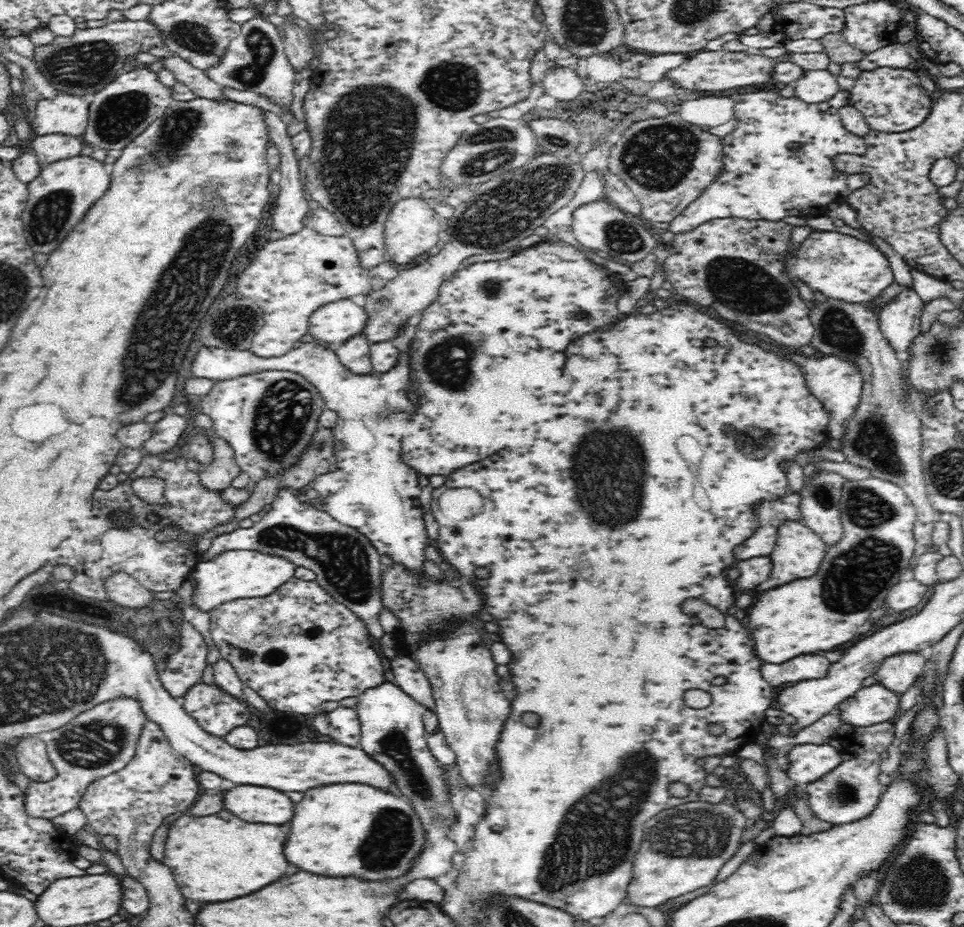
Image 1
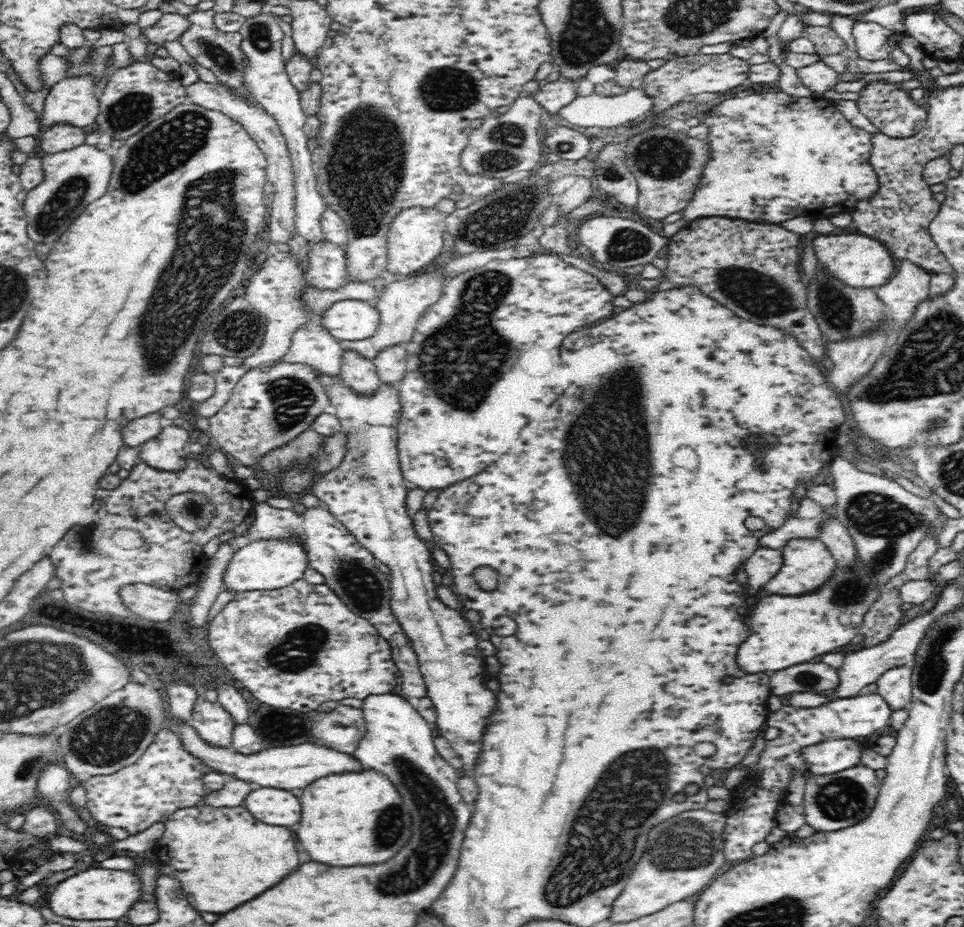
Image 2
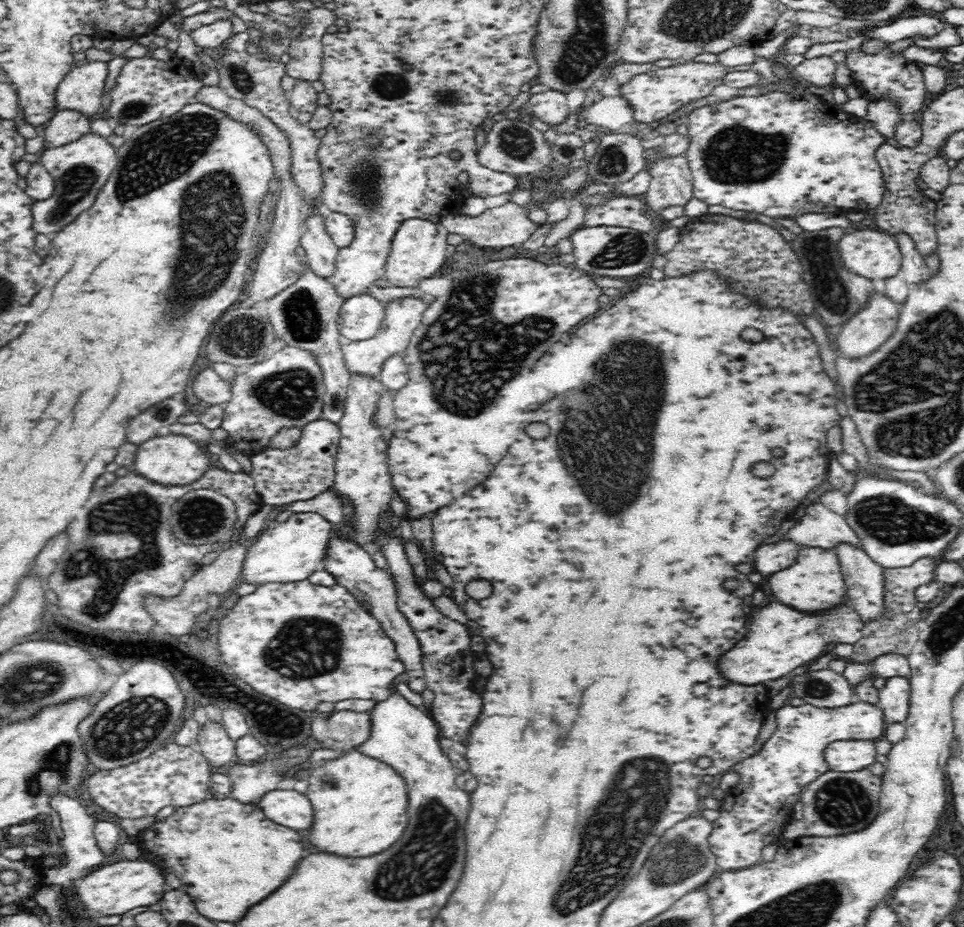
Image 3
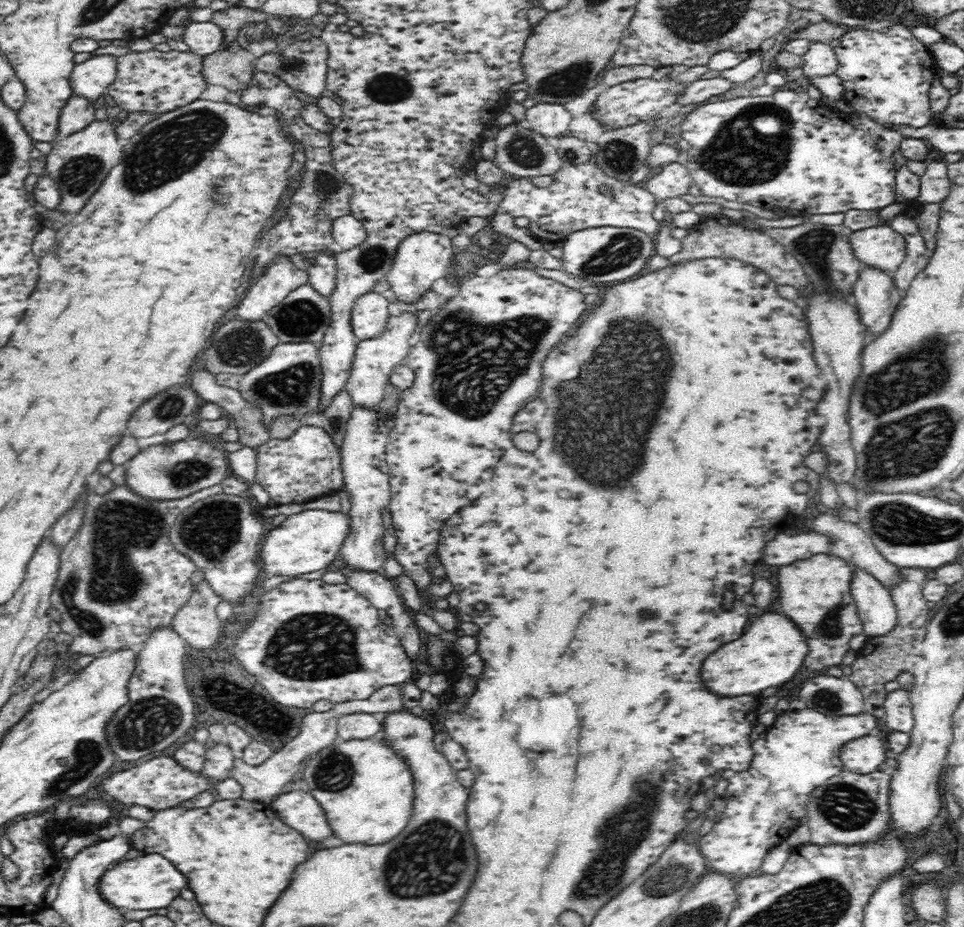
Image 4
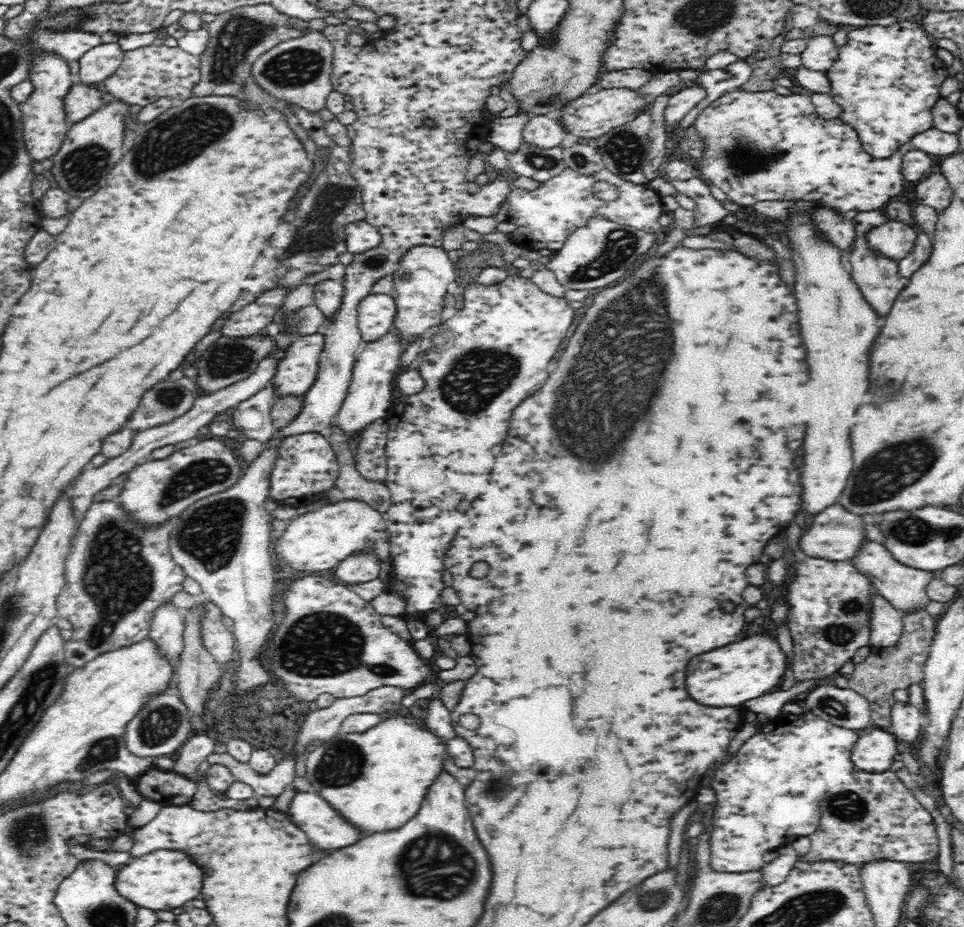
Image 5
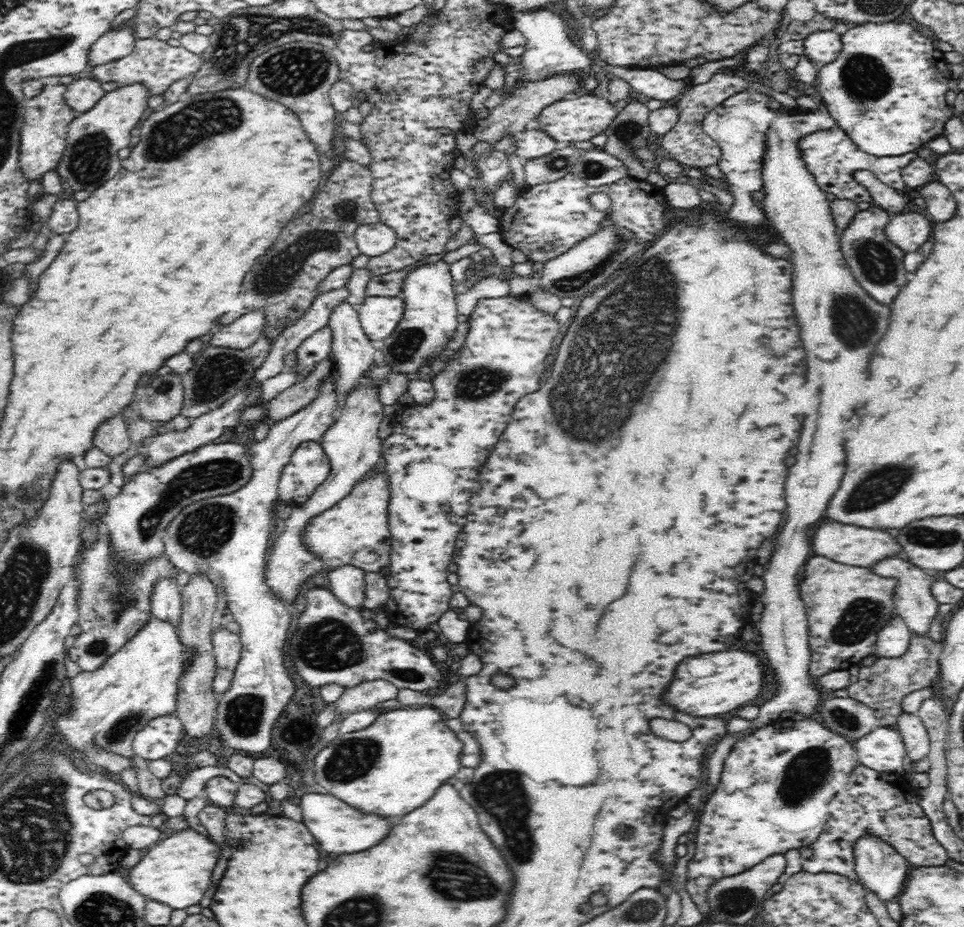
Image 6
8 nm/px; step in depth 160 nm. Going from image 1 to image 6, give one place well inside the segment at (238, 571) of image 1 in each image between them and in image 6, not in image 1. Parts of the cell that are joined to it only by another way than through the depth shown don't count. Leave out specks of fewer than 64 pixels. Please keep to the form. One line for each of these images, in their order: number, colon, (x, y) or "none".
2: (266, 565)
3: (288, 552)
4: (305, 542)
5: (318, 540)
6: (355, 531)

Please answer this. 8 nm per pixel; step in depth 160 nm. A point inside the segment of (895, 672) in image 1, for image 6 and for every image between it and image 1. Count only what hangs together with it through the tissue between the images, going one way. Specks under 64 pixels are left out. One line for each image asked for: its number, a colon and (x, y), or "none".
2: (895, 686)
3: (894, 697)
4: (898, 714)
5: (906, 722)
6: (914, 734)

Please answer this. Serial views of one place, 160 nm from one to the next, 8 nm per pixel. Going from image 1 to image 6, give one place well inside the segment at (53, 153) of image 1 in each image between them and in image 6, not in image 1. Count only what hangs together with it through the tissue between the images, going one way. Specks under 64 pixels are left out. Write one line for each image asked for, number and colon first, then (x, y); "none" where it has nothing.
2: (61, 138)
3: (65, 126)
4: (78, 113)
5: (82, 100)
6: (81, 95)

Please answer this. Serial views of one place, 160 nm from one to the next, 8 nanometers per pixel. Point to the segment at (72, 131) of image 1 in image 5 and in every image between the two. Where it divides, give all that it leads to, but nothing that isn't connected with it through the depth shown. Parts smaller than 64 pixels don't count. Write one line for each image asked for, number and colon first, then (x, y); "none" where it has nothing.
2: (71, 101)
3: (81, 90)
4: (90, 79)
5: (99, 63)

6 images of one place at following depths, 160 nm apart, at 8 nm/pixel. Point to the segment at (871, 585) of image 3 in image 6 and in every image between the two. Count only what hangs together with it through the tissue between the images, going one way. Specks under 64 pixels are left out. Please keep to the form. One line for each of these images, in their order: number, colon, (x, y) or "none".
4: (875, 606)
5: (886, 622)
6: (892, 639)

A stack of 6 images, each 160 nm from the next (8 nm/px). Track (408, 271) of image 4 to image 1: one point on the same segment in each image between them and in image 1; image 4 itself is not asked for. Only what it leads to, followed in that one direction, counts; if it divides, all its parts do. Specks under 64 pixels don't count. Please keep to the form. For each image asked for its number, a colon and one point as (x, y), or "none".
1: (412, 227)
2: (415, 237)
3: (418, 250)

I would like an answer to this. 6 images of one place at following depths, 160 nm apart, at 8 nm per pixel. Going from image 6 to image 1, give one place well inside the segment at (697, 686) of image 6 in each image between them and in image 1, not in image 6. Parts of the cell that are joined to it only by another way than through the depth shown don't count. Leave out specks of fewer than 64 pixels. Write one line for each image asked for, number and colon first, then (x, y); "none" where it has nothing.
1: (877, 546)
2: (887, 523)
3: (780, 638)
4: (773, 648)
5: (728, 676)

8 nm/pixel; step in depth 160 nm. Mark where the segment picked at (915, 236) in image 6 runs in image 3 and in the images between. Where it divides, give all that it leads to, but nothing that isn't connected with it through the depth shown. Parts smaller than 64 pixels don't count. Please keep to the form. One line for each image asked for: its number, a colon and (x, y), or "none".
3: (871, 253)
4: (880, 247)
5: (894, 240)

